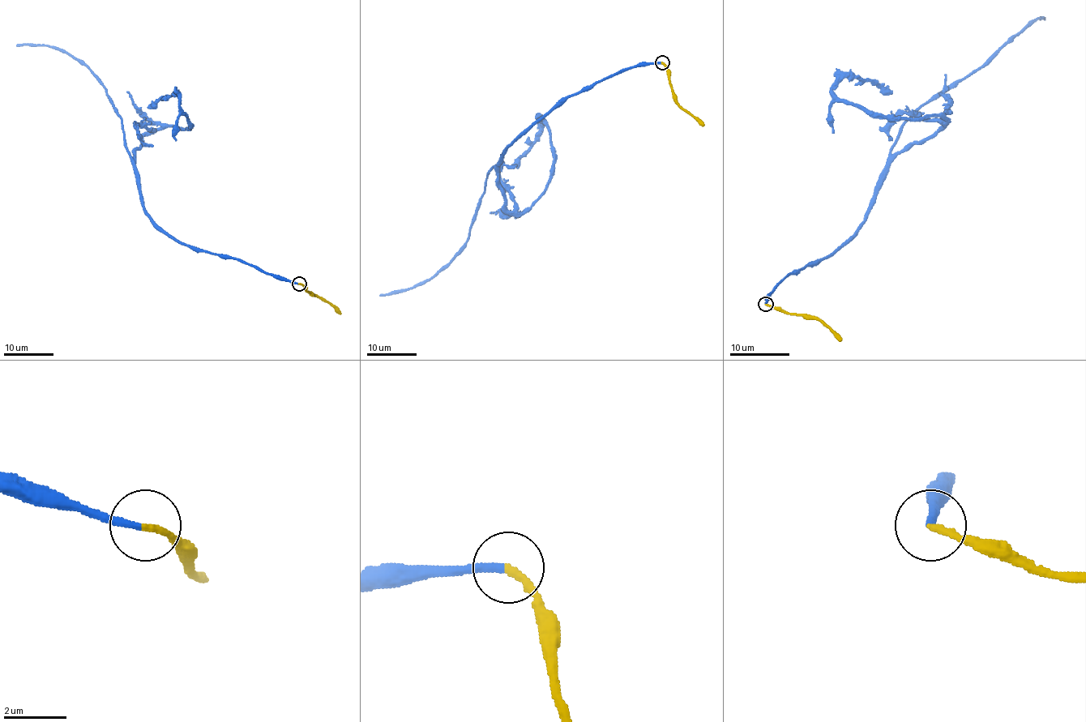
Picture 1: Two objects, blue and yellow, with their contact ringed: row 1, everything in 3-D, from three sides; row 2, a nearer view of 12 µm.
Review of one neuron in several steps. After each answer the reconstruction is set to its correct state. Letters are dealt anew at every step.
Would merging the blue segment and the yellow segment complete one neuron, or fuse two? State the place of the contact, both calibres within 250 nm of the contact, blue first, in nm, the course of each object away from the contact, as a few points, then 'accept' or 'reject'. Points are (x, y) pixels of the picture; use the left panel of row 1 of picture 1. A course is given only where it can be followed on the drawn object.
at (299, 284); 240 nm thick on the blue side, 240 nm on the other; blue runs (298, 284), (198, 251), (151, 219), (135, 151), (147, 131), (190, 127), (177, 94), (147, 108); yellow runs (298, 284), (341, 314); accept

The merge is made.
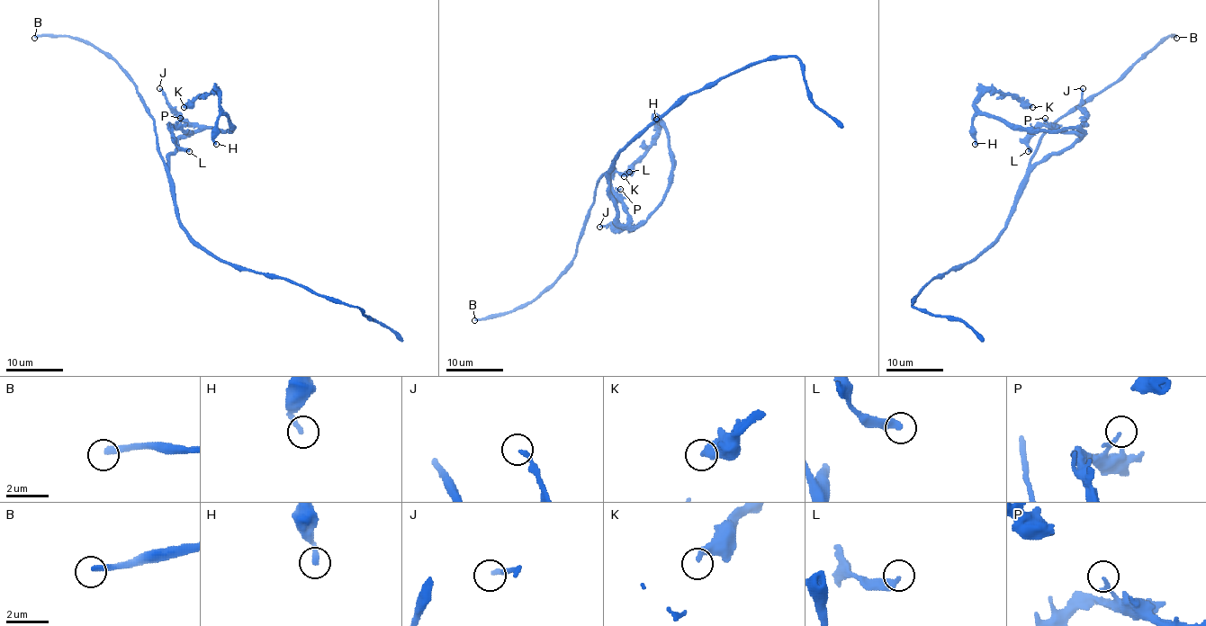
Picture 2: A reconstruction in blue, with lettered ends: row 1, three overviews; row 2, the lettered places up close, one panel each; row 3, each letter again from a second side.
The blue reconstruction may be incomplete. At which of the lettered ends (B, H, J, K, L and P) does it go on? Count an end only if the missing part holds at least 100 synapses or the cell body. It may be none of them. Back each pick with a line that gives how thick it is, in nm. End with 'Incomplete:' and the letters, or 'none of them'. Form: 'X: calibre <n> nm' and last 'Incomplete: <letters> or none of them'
B: calibre 280 nm
Incomplete: B

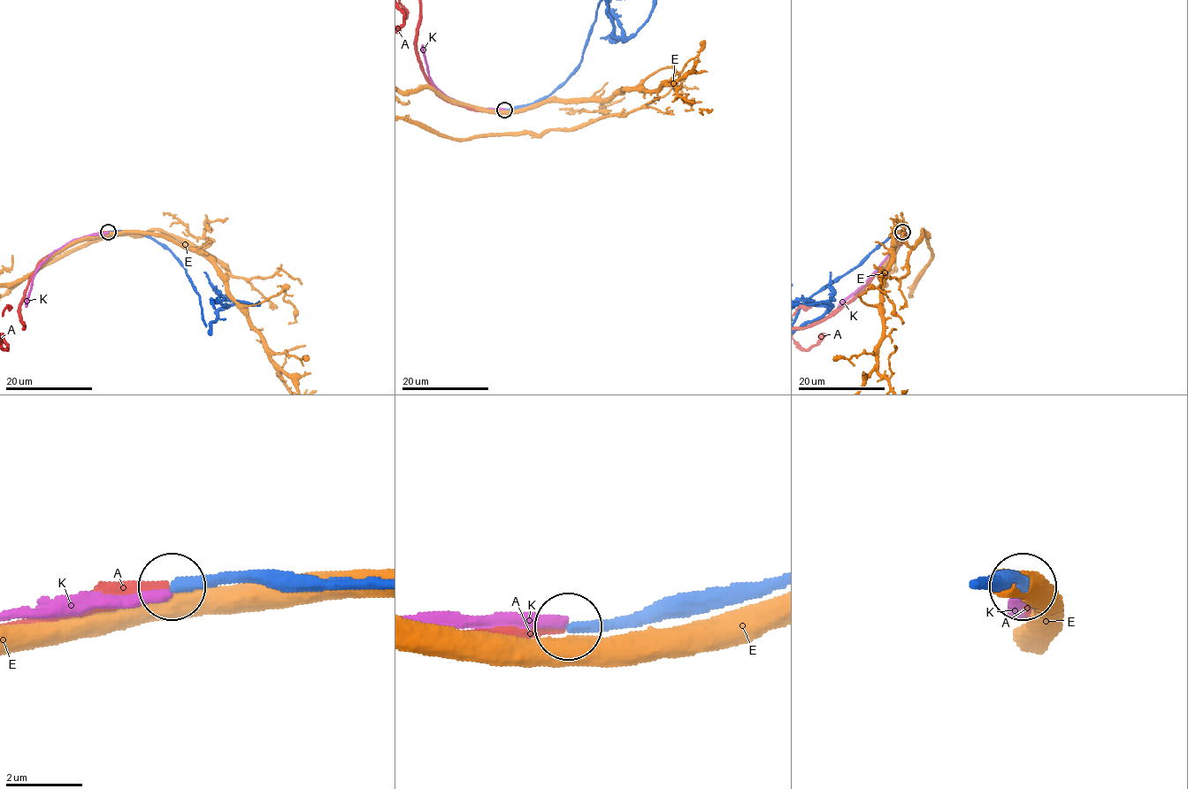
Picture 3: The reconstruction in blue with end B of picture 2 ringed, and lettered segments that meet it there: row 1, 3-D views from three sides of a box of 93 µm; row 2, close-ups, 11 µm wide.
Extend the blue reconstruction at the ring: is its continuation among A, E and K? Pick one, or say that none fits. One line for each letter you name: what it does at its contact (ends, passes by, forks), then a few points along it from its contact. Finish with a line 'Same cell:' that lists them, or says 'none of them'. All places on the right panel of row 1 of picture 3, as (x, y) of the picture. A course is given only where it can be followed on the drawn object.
A: it ends
Same cell: A

